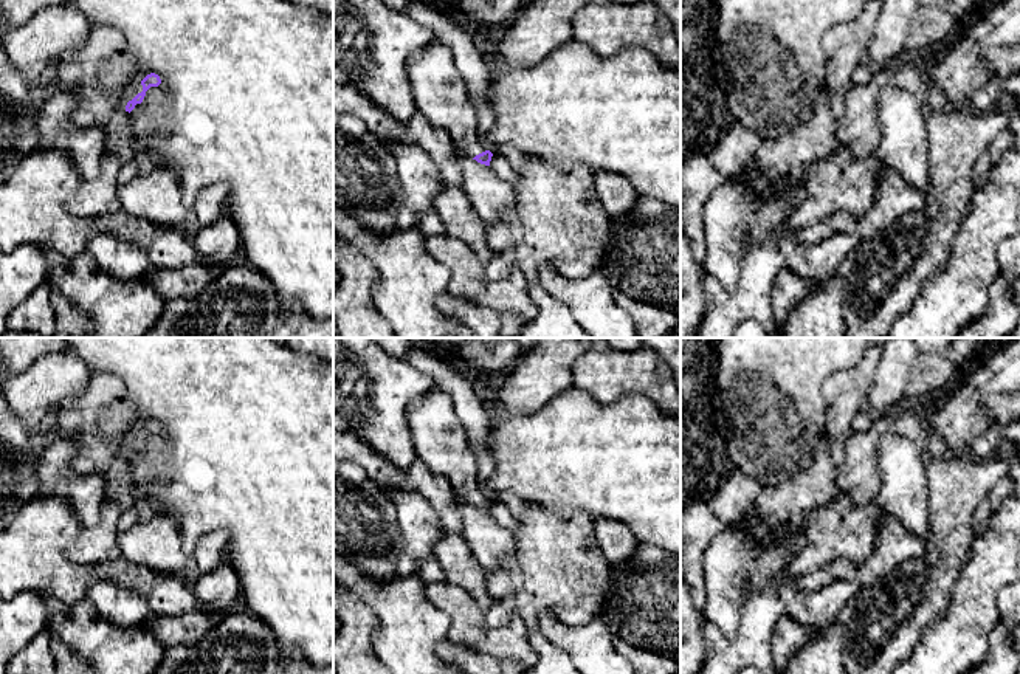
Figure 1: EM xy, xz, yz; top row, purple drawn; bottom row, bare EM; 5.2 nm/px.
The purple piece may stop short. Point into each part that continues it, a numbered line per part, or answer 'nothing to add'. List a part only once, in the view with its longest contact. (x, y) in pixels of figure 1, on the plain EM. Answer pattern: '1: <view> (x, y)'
1: xy (120, 488)

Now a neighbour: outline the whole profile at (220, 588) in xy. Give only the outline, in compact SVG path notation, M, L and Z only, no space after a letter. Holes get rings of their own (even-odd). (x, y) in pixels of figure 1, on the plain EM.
M226 547L220 553L219 564L194 583L192 592L200 603L214 607L215 615L240 598L239 575Z

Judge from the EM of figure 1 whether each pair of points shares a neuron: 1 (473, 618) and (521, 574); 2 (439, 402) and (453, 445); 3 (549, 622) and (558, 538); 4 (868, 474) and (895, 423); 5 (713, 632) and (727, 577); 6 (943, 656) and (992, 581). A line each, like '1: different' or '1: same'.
1: different
2: same
3: different
4: same
5: different
6: same

